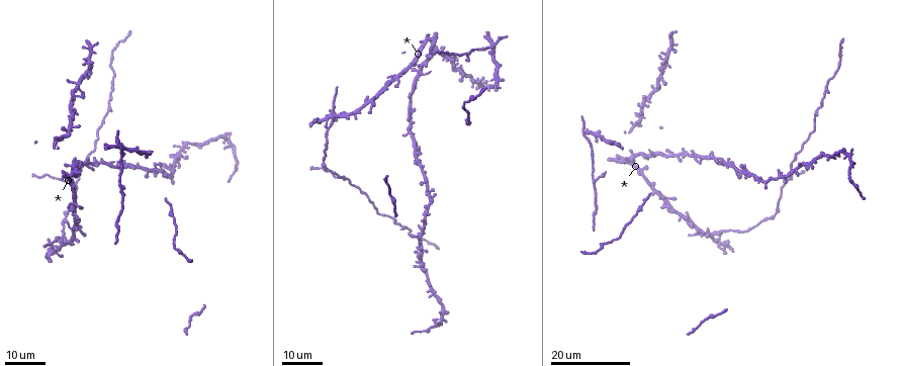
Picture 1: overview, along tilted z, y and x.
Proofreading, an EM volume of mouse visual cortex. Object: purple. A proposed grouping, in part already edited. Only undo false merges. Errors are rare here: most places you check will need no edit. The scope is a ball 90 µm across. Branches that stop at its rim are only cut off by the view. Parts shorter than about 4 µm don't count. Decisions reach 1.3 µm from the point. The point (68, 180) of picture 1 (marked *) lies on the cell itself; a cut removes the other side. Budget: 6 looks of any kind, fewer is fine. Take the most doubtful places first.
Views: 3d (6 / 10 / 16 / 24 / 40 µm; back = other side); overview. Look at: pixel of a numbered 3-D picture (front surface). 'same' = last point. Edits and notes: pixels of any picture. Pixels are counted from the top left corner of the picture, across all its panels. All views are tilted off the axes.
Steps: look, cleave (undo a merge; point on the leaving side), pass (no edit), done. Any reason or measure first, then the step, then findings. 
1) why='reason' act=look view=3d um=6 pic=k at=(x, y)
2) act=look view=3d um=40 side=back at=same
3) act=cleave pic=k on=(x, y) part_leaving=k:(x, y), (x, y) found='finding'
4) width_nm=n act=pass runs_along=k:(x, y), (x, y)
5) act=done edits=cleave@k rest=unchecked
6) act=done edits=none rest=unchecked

why='three-way junction' act=look view=3d um=24 pic=1 at=(122, 193)

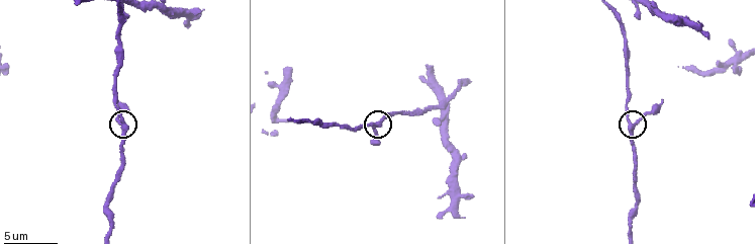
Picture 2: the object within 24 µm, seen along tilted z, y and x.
act=look view=3d um=10 pic=2 at=(123, 122)

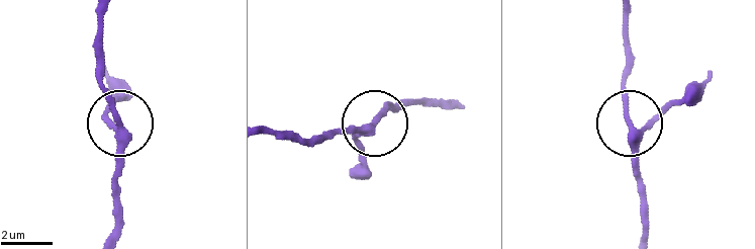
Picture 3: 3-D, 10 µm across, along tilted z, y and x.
act=look view=3d um=6 pic=3 at=(117, 123)

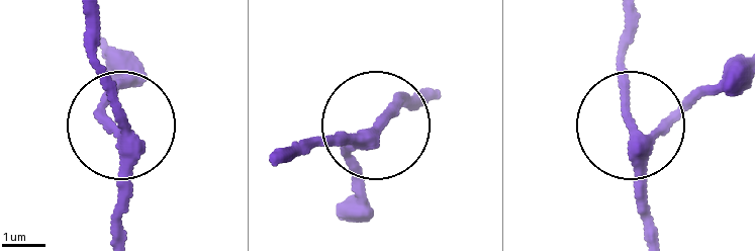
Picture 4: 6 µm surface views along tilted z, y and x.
side_arm_um=14 act=pass found='all the same cell'

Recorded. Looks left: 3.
why='side arm on a straight run' act=look view=3d um=24 pic=1 at=(55, 239)

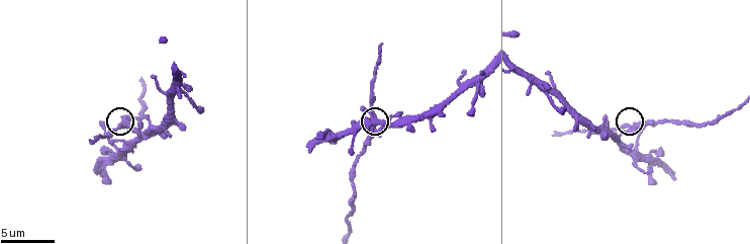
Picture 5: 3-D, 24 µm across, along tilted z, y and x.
act=look view=3d um=10 pic=5 at=(632, 124)

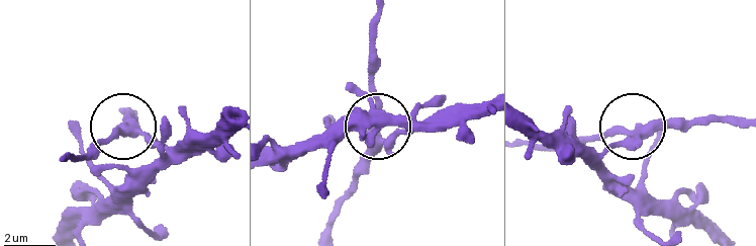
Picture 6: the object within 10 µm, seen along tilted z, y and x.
side_arm_um=8 act=pass found='one cell here'

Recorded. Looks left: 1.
act=done edits=none rest=unchecked

